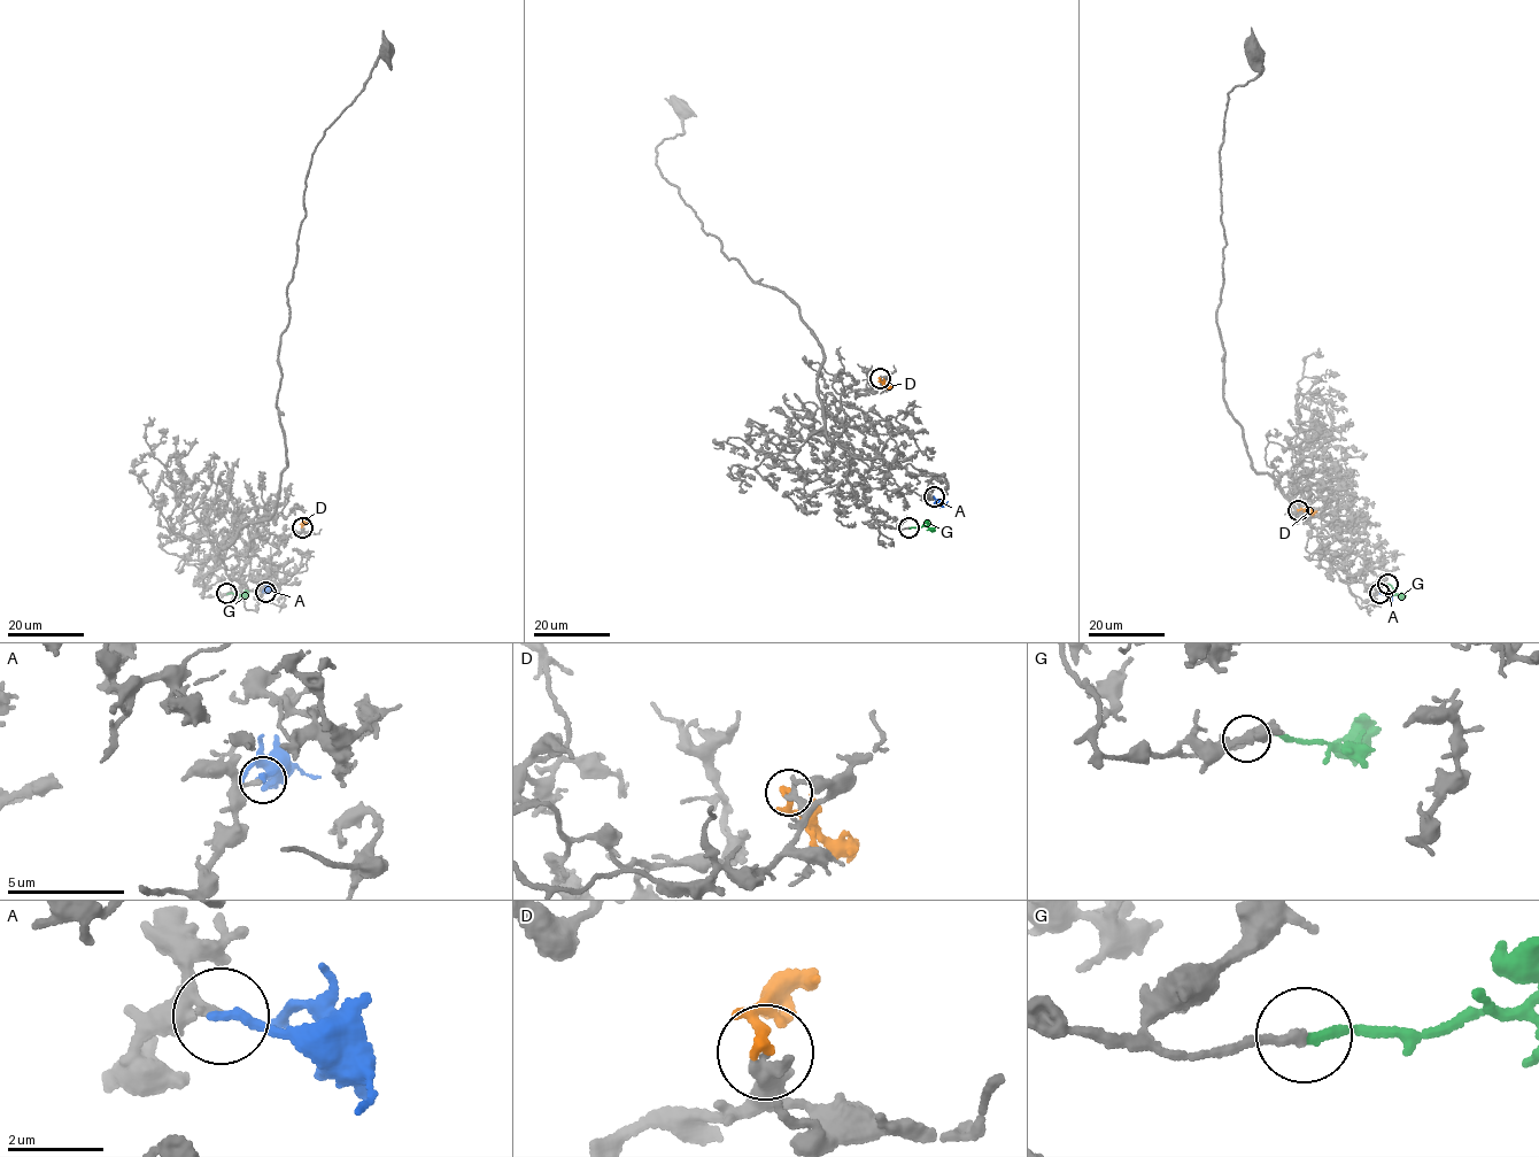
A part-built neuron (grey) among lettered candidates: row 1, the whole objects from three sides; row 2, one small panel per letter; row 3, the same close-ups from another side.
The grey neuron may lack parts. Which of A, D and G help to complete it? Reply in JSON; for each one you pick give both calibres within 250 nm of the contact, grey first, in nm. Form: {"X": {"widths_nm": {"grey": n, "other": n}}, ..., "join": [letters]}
{"G": {"widths_nm": {"grey": 200, "other": 180}}, "join": ["G"]}

